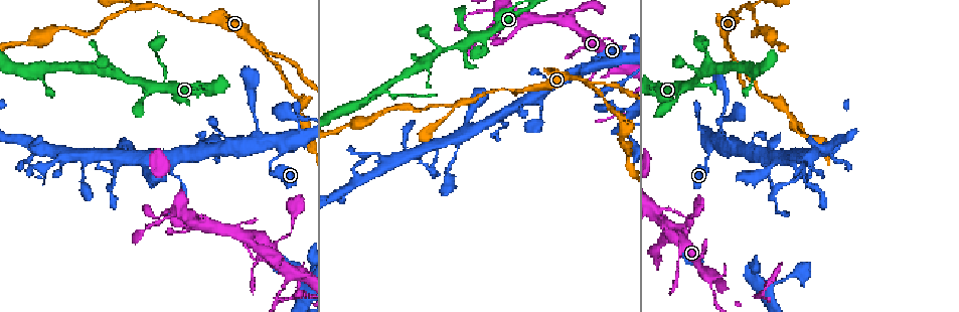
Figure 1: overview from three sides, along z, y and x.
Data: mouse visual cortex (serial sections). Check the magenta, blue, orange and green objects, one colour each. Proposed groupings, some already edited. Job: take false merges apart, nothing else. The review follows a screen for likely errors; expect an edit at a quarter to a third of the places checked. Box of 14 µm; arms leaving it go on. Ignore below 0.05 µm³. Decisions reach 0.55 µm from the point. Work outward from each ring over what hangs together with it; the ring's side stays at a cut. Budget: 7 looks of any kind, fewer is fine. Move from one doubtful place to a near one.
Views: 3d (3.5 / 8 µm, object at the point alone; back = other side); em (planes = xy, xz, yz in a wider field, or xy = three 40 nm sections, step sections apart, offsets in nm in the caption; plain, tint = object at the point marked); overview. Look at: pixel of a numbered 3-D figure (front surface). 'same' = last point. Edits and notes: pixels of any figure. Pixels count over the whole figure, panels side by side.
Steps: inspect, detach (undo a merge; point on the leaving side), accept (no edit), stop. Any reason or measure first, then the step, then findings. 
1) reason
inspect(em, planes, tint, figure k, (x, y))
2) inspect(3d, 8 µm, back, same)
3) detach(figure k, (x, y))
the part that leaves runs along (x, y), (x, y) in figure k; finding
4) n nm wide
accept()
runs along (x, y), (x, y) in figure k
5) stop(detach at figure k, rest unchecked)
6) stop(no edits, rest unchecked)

two arms in line, one across
inspect(3d, 3.5 µm, back, figure 1, (262, 51))

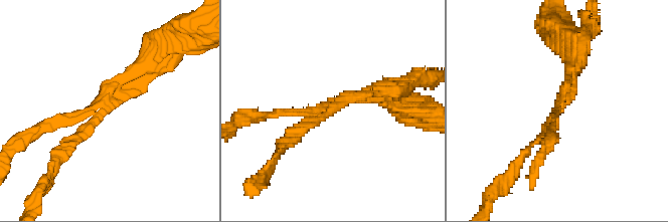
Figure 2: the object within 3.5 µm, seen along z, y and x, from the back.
now the EM
inspect(em, xy, step 2, tint, figure 2, (555, 110))

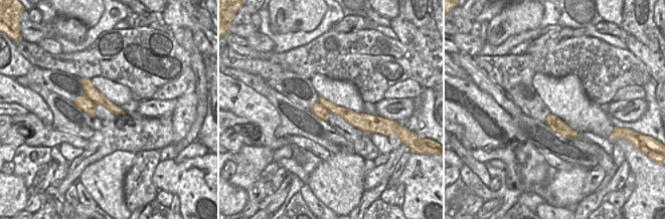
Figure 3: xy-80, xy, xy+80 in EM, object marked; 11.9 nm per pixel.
arms of 150, 150, 200 nm
accept()
runs along (149, 63), (62, 153) in figure 2; all the same cell

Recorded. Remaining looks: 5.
three arms meet
inspect(3d, 3.5 µm, figure 1, (460, 105))

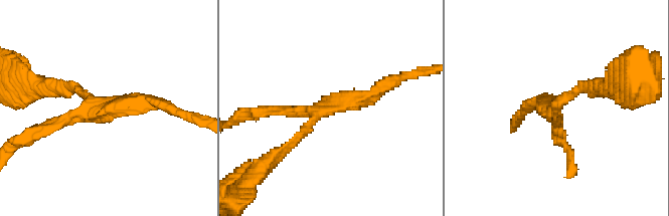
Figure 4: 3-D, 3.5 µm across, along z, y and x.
inspect(em, xy, step 1, tint, figure 4, (329, 105))

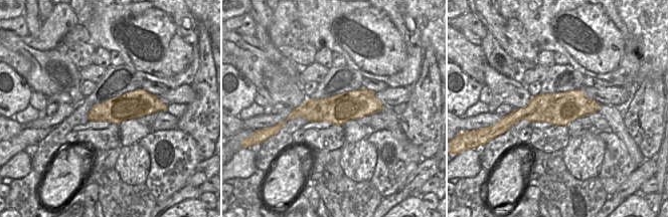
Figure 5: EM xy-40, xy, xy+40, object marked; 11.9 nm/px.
accept()
runs along (390, 83), (332, 106), (267, 112) in figure 4; one cell here

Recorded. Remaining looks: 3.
abrupt turn
inspect(3d, 3.5 µm, figure 1, (271, 168))

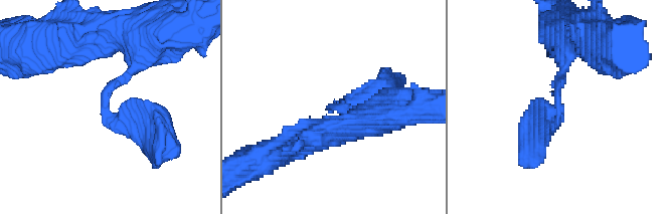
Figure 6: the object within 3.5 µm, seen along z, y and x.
arms of 150, 350 nm
inspect(em, planes, tint, figure 6, (333, 107))

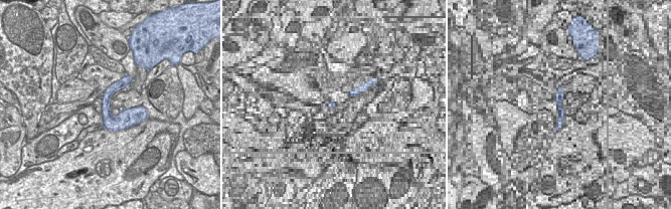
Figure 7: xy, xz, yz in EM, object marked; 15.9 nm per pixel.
accept()
runs along (537, 125), (557, 119), (567, 47) in figure 6; one cell here

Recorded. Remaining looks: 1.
stop(no edits, rest unchecked)

